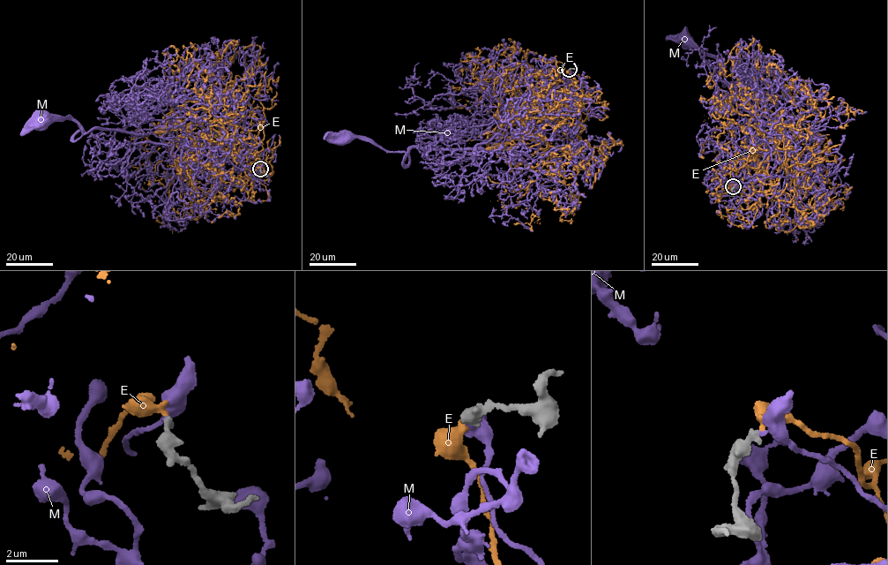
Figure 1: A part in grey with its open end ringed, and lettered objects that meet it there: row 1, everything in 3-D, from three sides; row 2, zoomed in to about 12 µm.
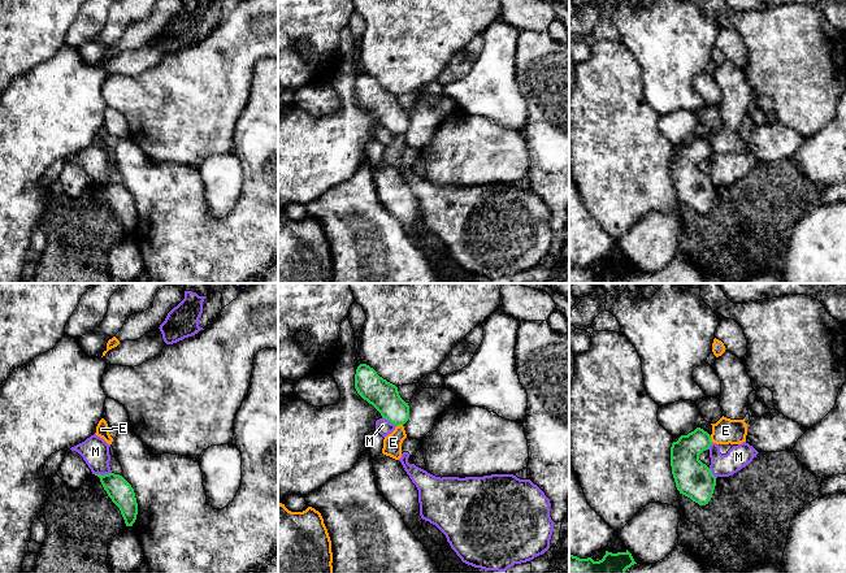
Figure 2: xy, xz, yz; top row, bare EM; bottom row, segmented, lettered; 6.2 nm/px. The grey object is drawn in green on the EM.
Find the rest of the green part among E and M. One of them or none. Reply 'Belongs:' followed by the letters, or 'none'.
Belongs: none

